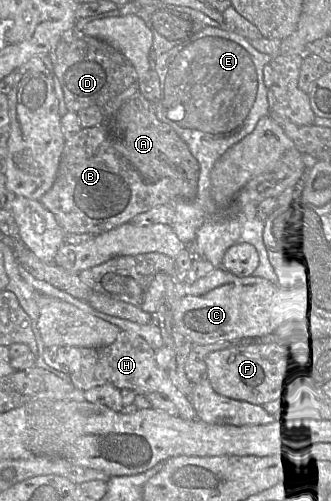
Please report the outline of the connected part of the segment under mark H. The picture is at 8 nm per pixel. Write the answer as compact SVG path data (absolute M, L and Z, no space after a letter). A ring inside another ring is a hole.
M121 330L116 340L106 347L45 347L43 358L48 366L68 374L73 386L82 391L111 385L118 389L132 390L137 395L157 392L164 394L174 403L180 418L186 420L196 418L189 397L182 395L172 384L168 372L158 366L155 360L155 350L143 338L132 332Z

